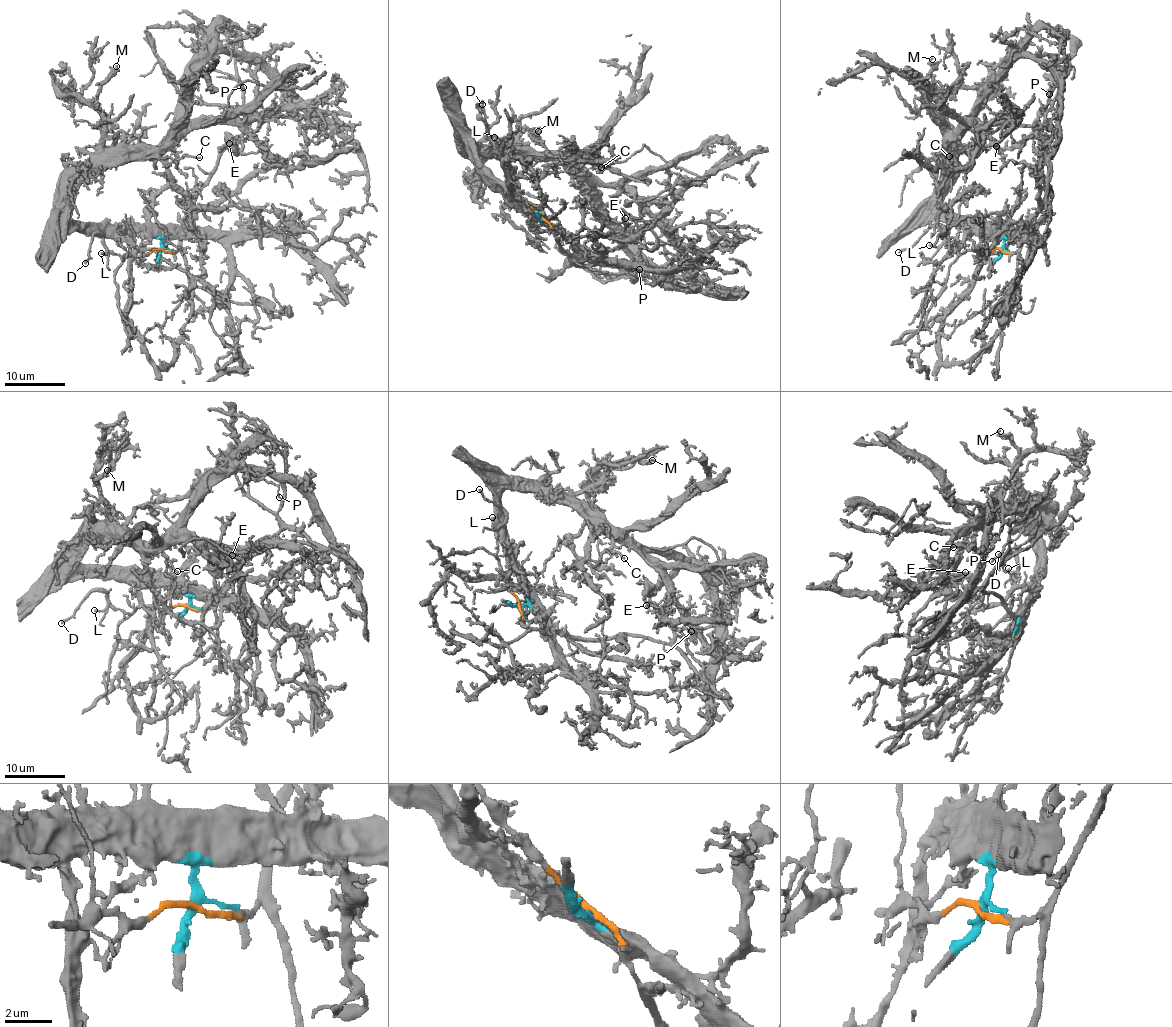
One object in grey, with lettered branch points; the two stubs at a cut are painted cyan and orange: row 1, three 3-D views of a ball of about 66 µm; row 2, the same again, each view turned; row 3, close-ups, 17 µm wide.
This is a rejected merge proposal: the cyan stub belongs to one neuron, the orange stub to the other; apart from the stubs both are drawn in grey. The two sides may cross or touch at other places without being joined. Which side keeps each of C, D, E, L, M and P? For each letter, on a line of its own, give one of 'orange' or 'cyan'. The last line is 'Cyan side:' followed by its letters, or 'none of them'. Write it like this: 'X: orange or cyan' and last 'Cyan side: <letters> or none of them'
C: cyan
D: orange
E: orange
L: orange
M: cyan
P: orange
Cyan side: C, M

